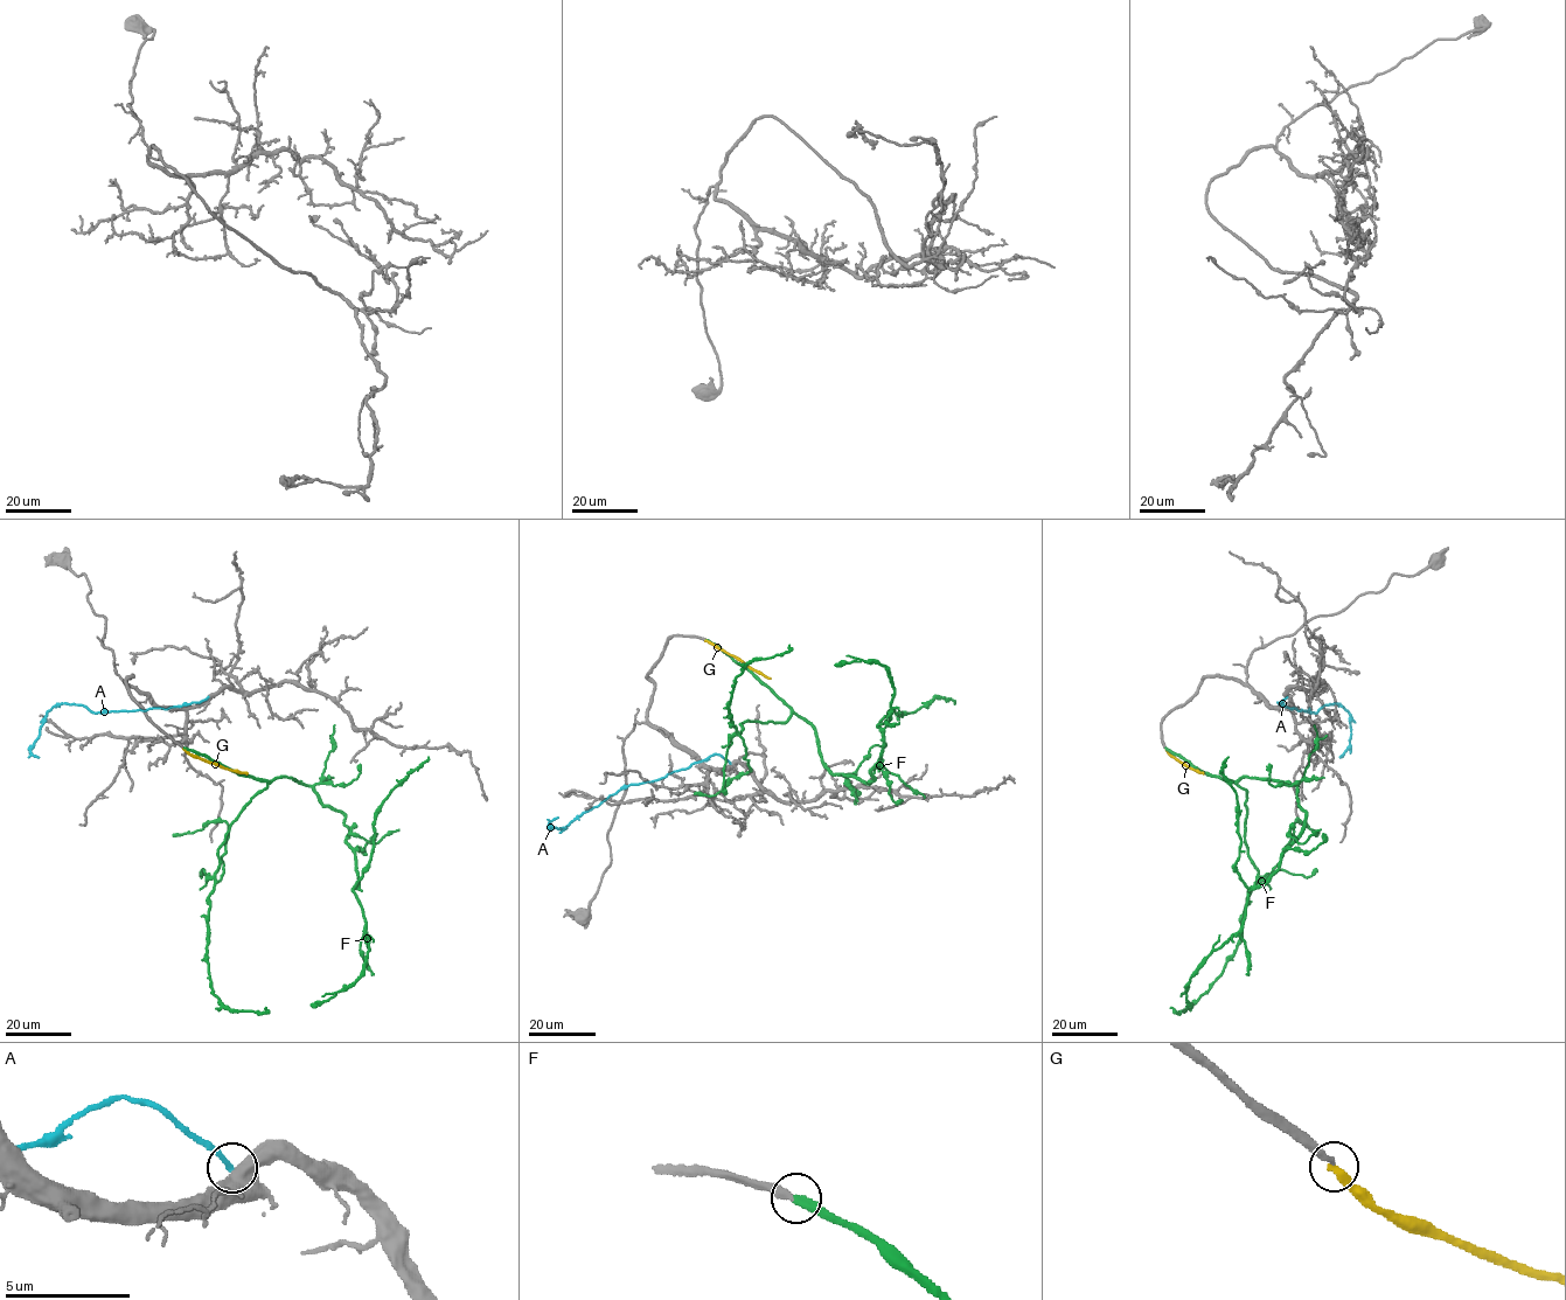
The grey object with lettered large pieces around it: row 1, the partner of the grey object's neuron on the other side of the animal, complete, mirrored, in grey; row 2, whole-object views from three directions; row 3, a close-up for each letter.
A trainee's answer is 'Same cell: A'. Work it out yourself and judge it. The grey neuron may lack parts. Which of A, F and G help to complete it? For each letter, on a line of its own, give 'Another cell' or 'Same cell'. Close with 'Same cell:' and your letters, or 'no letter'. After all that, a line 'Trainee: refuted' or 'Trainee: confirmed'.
A: Another cell
F: Same cell
G: Another cell
Same cell: F
Trainee: refuted

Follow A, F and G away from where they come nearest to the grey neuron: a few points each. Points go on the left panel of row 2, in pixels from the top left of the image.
A: (208, 697), (167, 708), (94, 713), (83, 706), (54, 706), (29, 751), (39, 757)
F: (183, 748), (231, 770), (311, 786), (345, 815), (367, 964), (348, 986), (311, 1005)
G: (183, 748), (207, 762), (248, 773)

